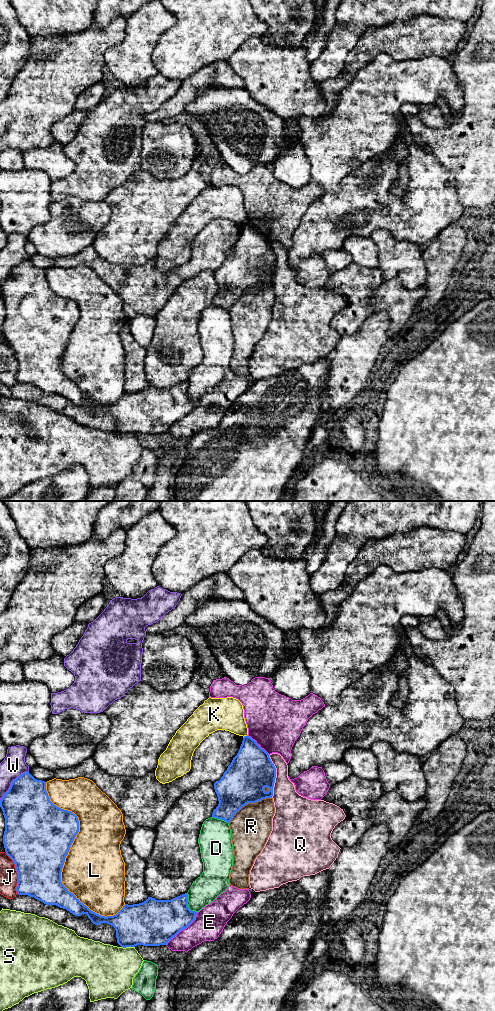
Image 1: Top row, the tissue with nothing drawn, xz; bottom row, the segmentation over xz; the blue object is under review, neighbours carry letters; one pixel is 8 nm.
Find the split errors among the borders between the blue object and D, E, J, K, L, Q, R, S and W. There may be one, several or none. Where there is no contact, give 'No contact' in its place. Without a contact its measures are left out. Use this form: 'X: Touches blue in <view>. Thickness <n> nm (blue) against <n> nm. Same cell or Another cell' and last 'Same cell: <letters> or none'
D: Touches blue in xz. Thickness 340 nm (blue) against 220 nm. Another cell
E: Touches blue in xz. Thickness 380 nm (blue) against 240 nm. Another cell
J: Touches blue in xz. Thickness 460 nm (blue) against 140 nm. Another cell
K: Touches blue in xz. Thickness 320 nm (blue) against 260 nm. Another cell
L: Touches blue in xz. Thickness 500 nm (blue) against 500 nm. Another cell
Q: Touches blue in xz. Thickness 360 nm (blue) against 220 nm. Another cell
R: Touches blue in xz. Thickness 340 nm (blue) against 320 nm. Another cell
S: Touches blue in xz. Thickness 360 nm (blue) against 400 nm. Another cell
W: Touches blue in xz. Thickness 400 nm (blue) against 190 nm. Another cell
Same cell: none

